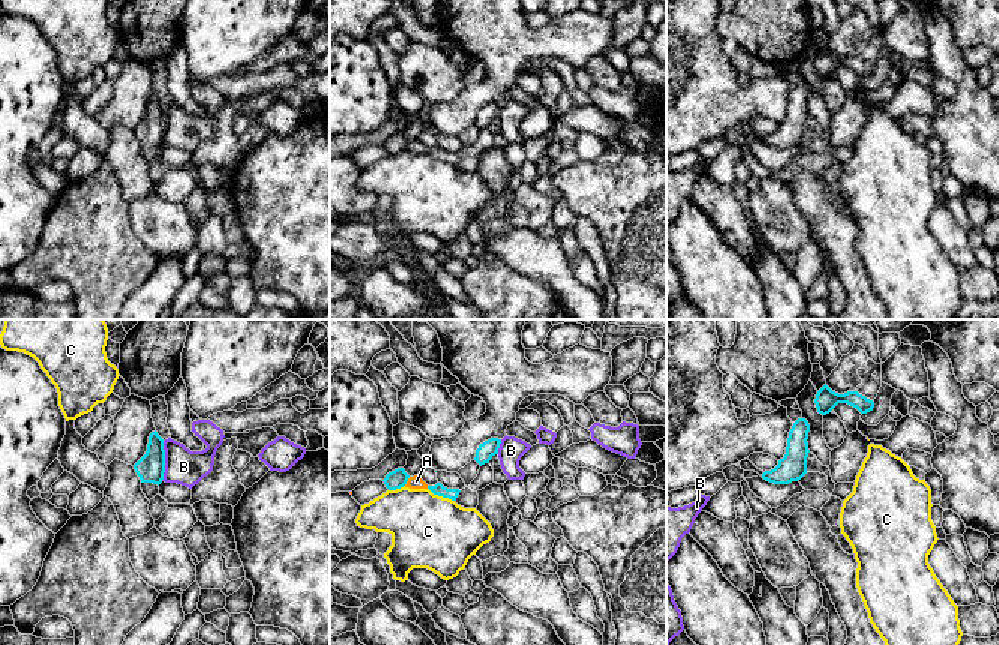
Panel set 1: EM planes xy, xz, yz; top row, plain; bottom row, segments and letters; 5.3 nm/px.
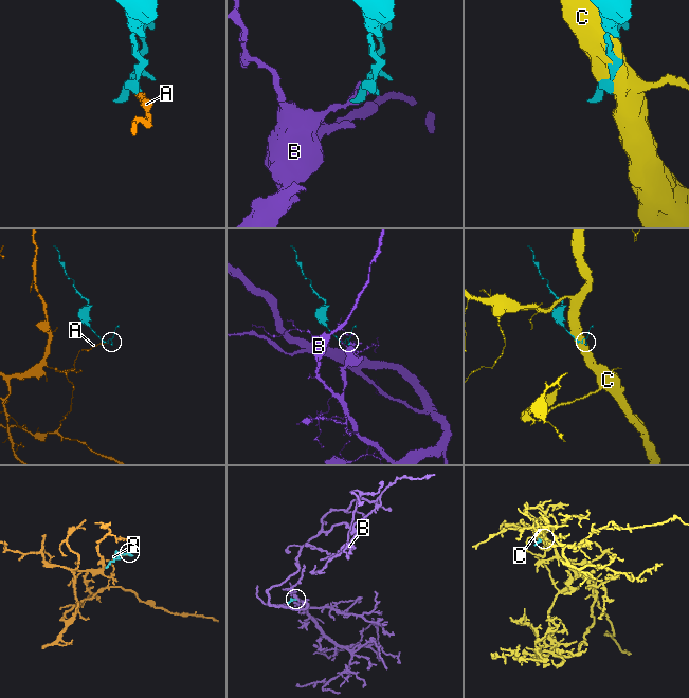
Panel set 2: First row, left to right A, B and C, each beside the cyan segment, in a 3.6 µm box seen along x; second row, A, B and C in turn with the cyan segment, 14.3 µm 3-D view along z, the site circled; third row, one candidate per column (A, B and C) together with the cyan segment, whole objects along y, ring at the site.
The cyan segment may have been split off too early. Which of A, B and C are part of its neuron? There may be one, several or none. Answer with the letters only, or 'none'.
none

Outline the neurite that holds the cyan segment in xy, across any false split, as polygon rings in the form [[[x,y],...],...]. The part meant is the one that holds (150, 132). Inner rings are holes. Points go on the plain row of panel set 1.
[[[152,96],[148,100],[146,118],[134,129],[141,147],[160,148],[165,136],[165,114],[164,104],[158,96]]]

